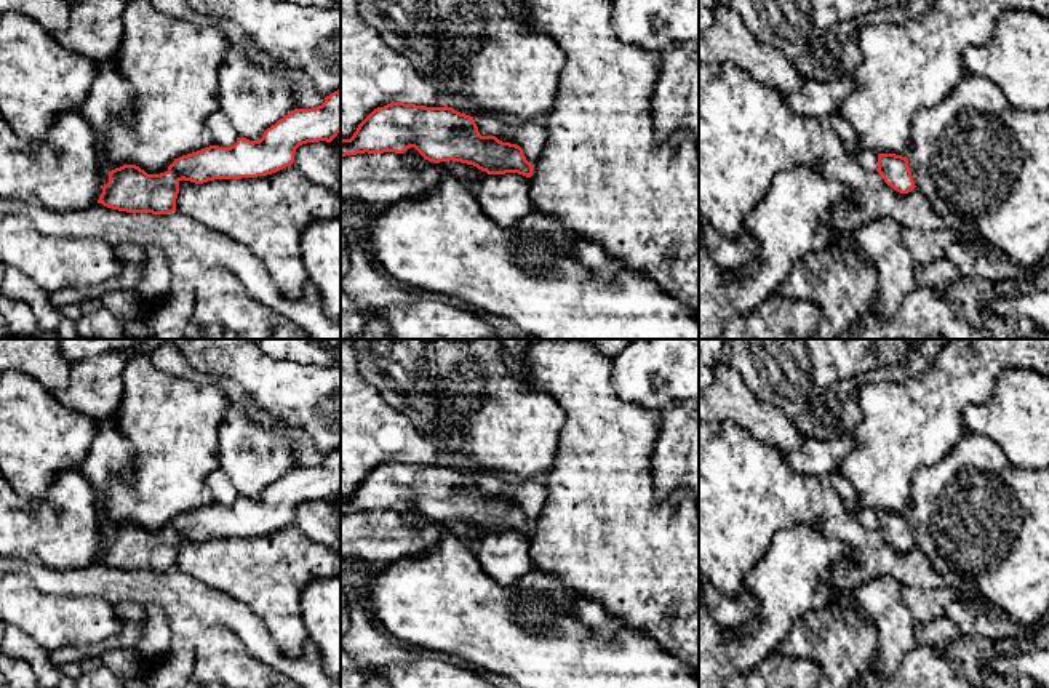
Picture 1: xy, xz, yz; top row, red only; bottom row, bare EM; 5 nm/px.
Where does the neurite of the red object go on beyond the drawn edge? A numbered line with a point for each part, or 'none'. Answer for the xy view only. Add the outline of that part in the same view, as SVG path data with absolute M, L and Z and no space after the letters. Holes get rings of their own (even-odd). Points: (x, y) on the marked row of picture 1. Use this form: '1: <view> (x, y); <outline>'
none

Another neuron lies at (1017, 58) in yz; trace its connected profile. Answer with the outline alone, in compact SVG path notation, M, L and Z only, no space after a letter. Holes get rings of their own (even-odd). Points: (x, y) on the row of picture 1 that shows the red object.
M1033 11L1003 13L991 42L963 56L966 72L995 83L1020 110L1049 110L1049 19Z

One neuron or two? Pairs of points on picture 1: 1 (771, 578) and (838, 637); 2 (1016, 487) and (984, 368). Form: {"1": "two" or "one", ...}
{"1": "two", "2": "two"}

